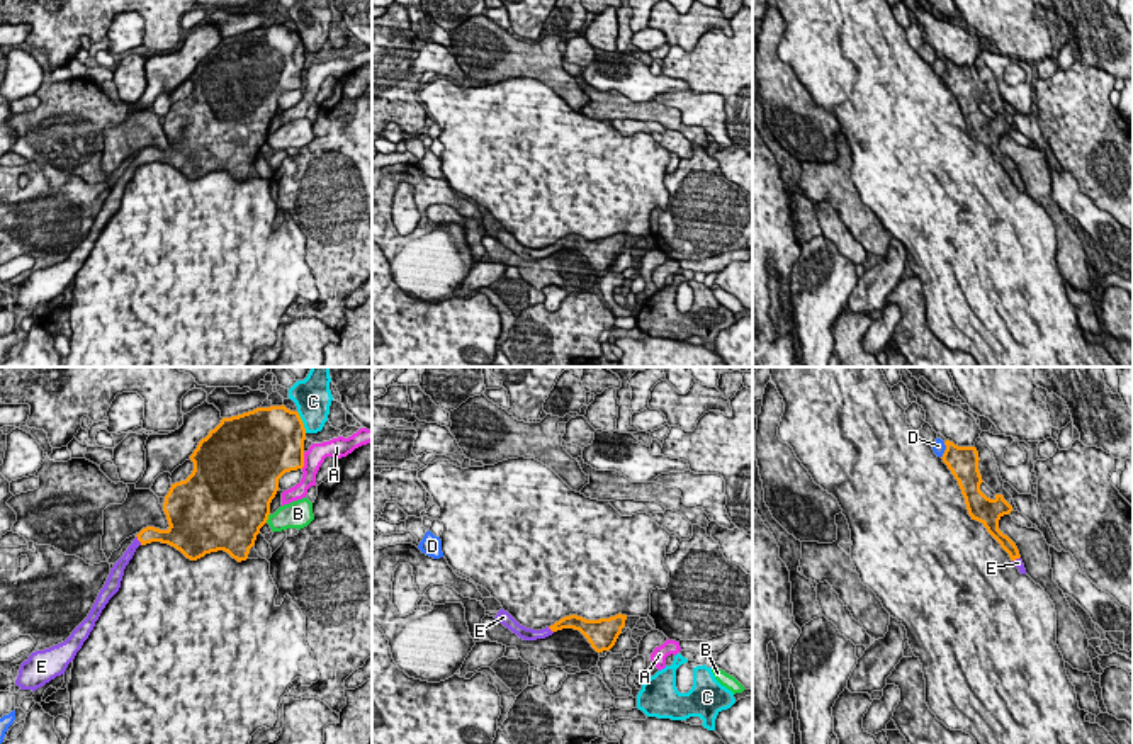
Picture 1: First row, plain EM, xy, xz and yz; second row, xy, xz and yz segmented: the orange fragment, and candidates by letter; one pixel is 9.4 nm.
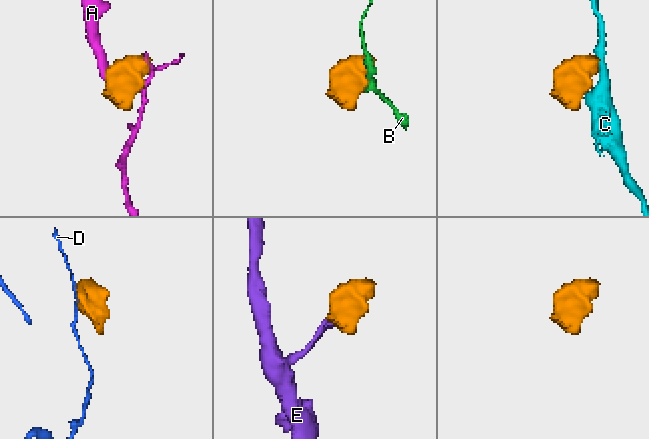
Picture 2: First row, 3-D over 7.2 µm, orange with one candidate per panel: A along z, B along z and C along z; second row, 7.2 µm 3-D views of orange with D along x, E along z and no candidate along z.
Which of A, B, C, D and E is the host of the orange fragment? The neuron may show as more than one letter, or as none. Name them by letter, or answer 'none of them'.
E

